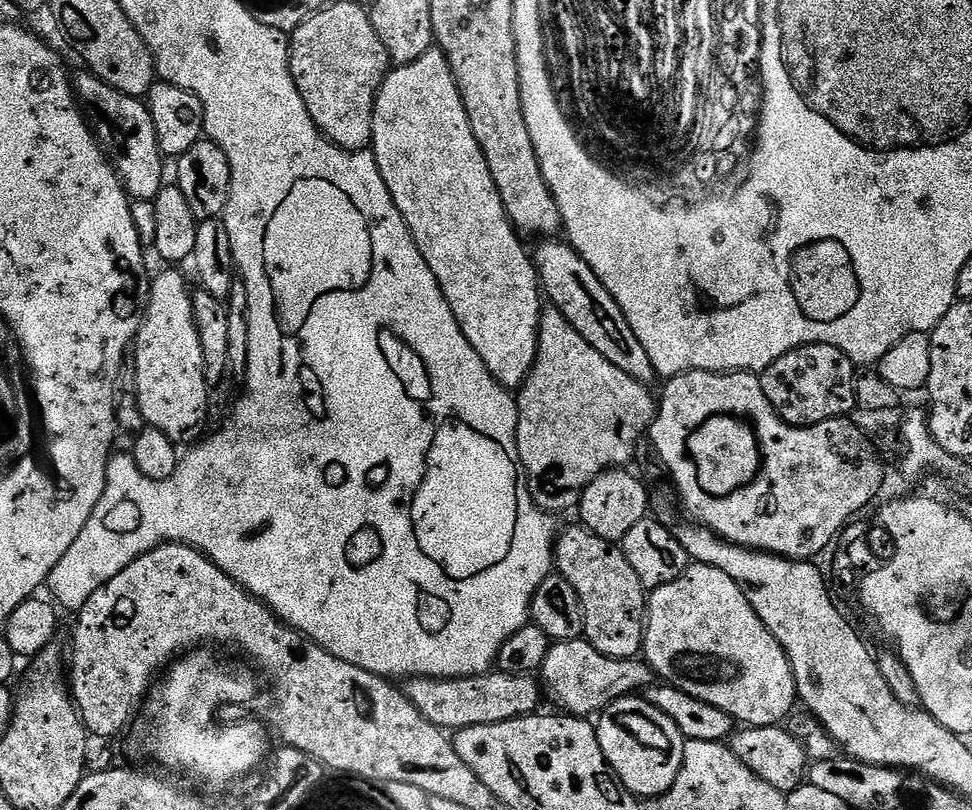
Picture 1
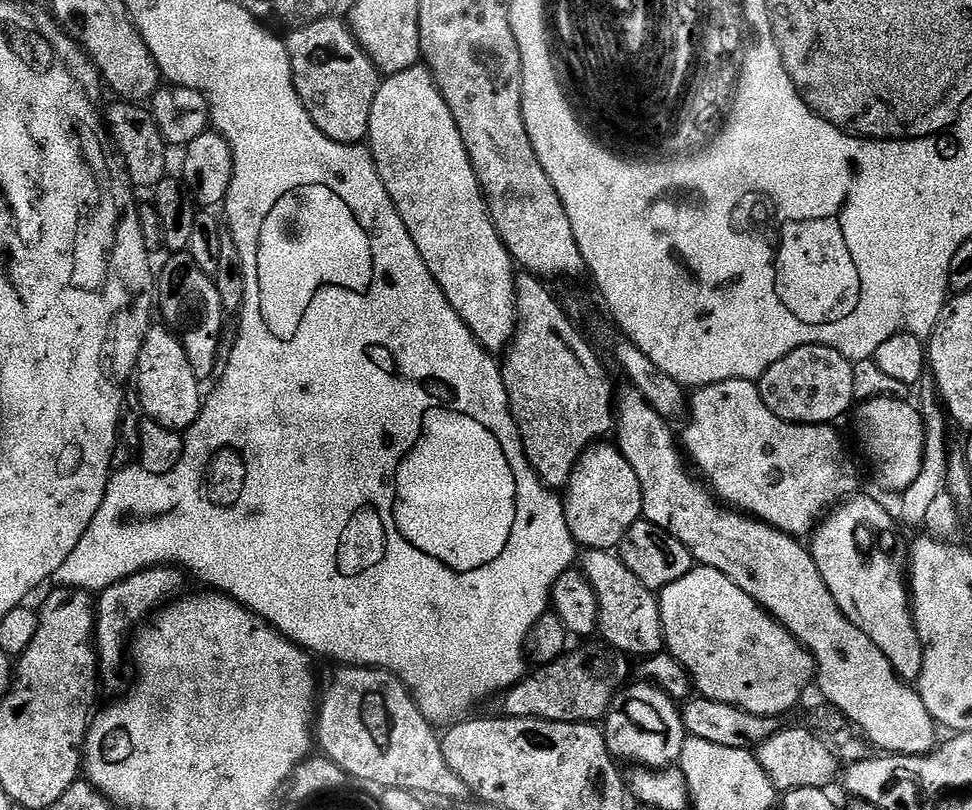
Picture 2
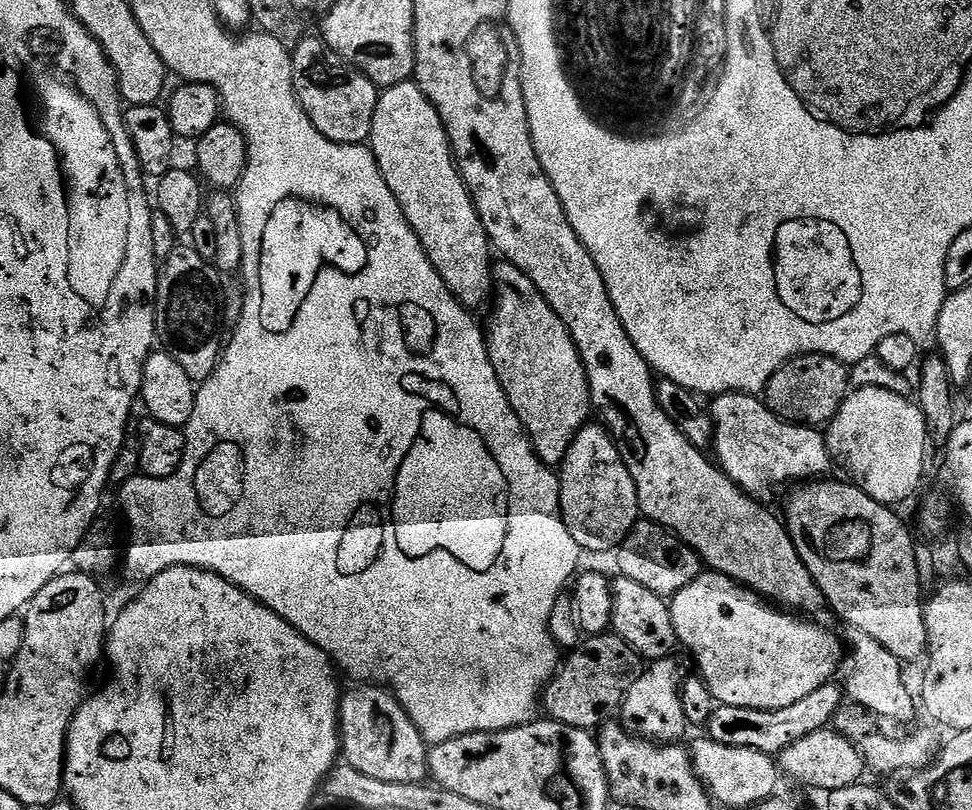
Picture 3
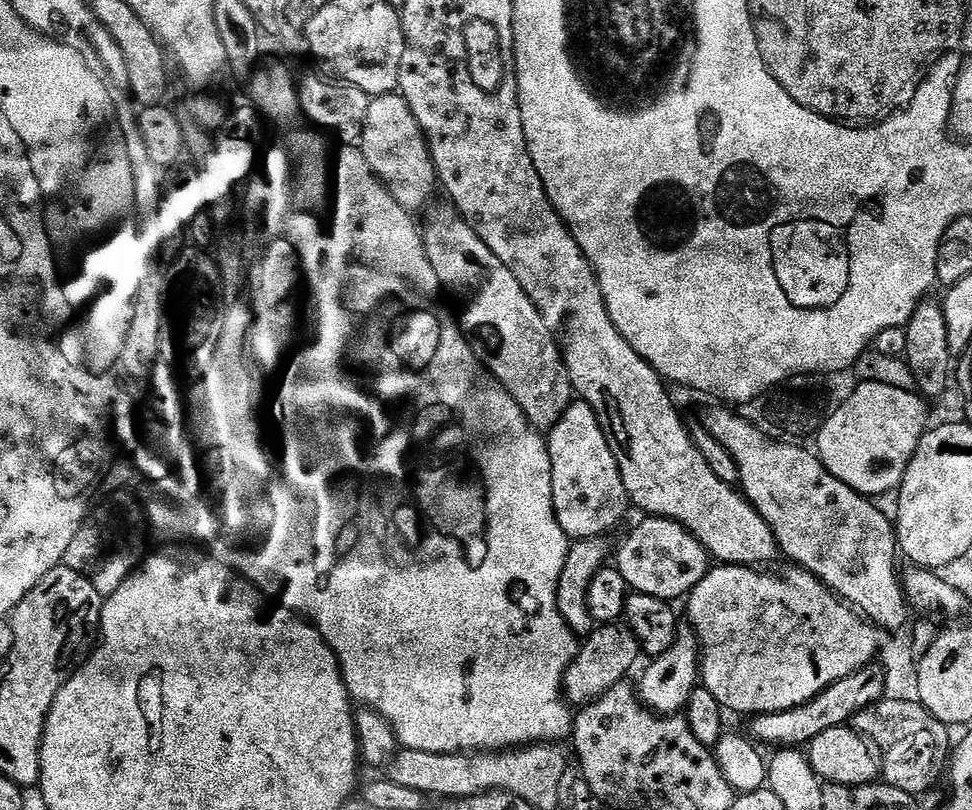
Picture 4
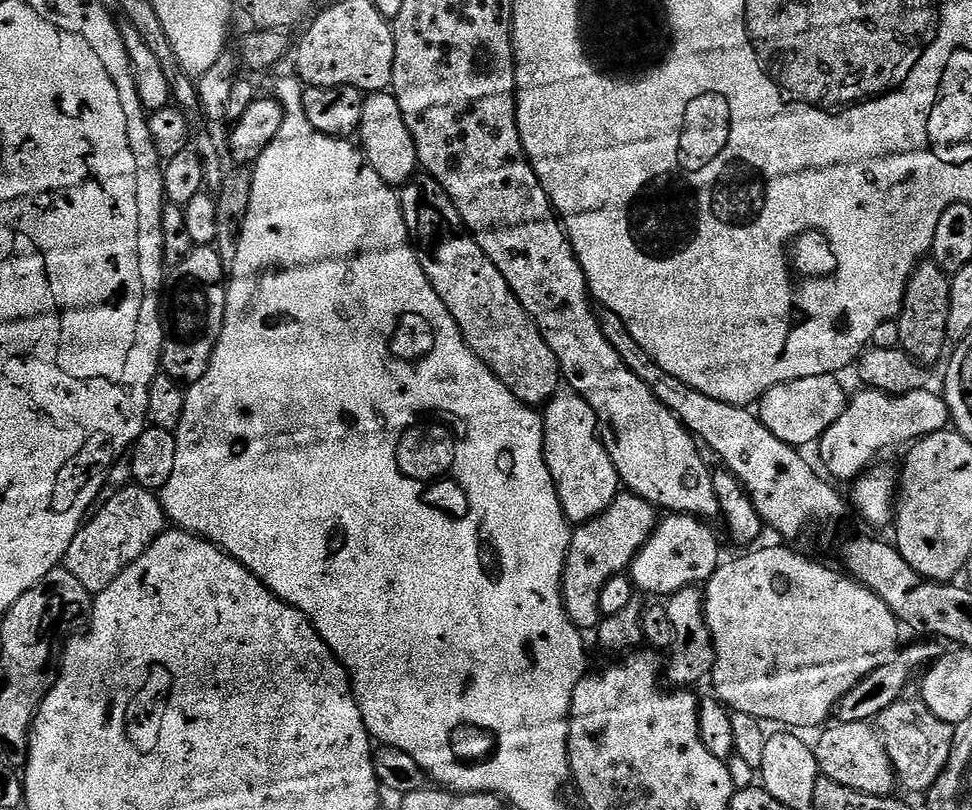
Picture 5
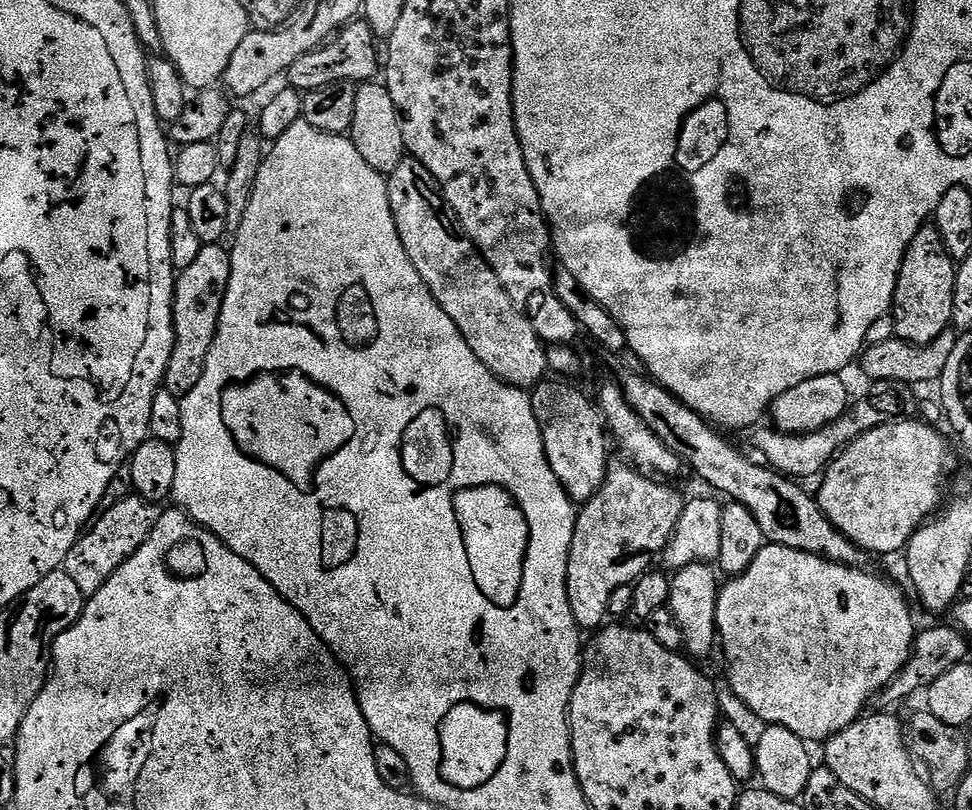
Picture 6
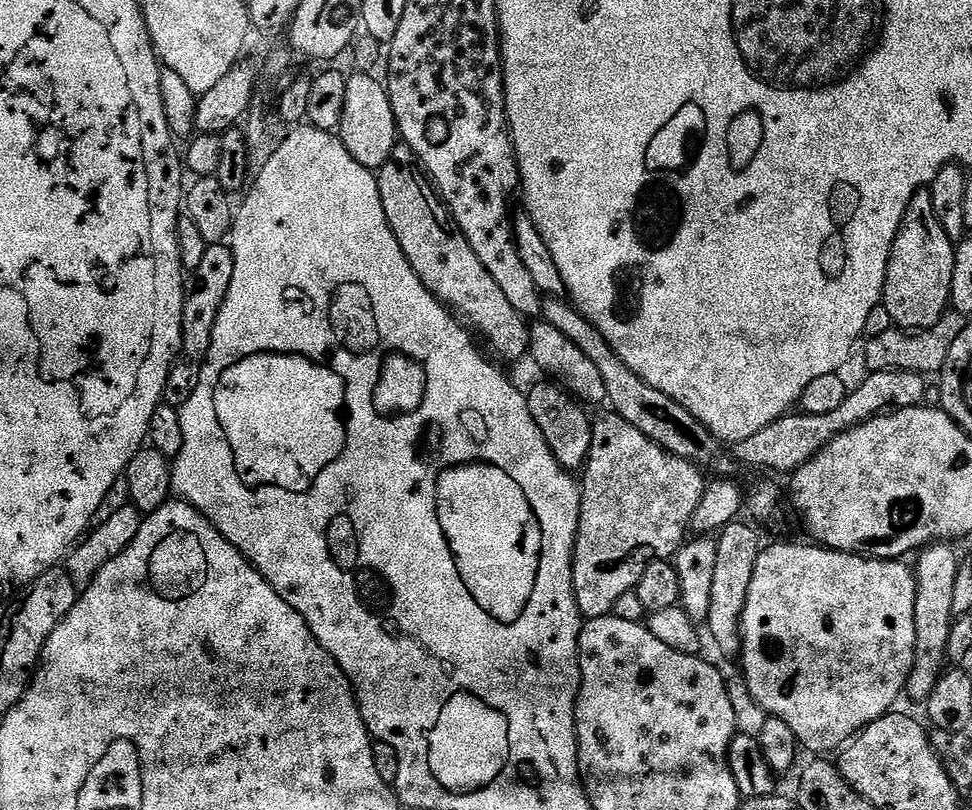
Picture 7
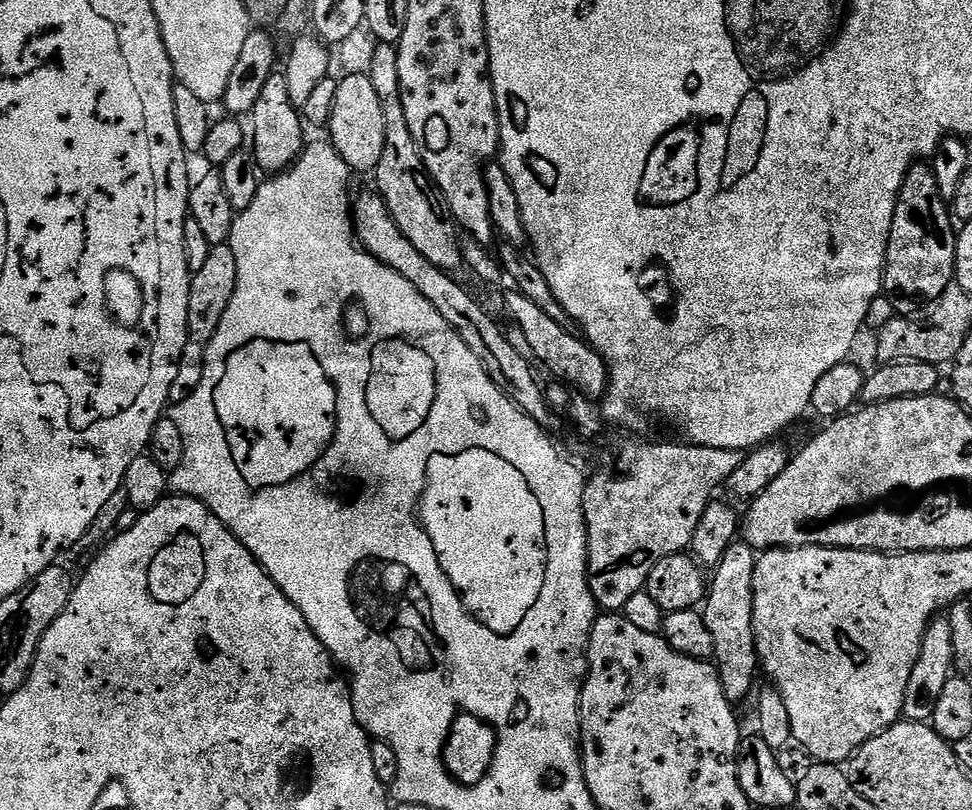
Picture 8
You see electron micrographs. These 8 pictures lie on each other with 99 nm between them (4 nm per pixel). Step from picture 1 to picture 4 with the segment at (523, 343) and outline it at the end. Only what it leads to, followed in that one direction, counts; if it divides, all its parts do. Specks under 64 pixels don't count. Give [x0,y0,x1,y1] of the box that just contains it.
[362,94,438,210]

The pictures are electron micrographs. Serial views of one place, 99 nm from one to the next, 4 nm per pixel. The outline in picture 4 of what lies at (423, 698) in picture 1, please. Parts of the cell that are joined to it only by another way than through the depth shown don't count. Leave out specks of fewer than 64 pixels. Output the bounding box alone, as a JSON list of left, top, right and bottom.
[564,623,641,706]

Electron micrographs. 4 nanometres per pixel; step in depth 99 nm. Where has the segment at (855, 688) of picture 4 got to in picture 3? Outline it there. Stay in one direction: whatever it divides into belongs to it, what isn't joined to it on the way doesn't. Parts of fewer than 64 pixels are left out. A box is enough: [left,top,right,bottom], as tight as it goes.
[706,682,842,758]

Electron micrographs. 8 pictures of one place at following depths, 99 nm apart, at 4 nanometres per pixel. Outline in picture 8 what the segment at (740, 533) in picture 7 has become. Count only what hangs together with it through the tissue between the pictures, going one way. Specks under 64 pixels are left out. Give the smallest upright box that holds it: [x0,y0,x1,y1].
[702,542,758,702]

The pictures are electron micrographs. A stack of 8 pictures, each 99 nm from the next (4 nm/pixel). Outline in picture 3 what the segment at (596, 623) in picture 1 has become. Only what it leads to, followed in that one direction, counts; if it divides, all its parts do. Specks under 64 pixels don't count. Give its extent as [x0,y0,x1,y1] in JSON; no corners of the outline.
[611,575,678,661]

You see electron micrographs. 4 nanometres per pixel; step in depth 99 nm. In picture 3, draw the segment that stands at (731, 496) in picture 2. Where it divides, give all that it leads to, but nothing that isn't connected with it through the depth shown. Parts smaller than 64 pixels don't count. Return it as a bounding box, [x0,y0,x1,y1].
[710,392,834,498]

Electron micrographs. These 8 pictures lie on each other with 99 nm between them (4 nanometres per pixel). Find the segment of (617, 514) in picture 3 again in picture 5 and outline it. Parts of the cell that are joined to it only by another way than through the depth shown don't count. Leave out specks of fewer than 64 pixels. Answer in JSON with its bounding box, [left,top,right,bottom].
[543,388,620,526]

